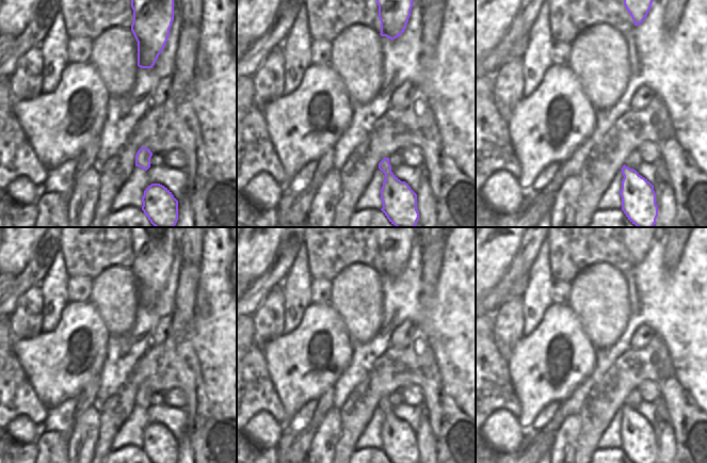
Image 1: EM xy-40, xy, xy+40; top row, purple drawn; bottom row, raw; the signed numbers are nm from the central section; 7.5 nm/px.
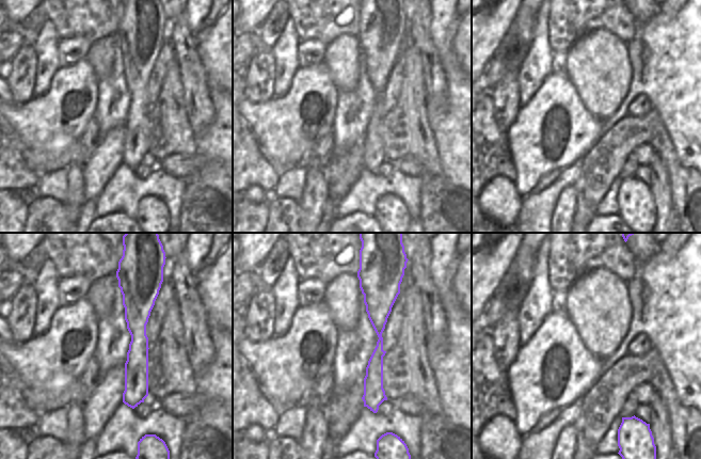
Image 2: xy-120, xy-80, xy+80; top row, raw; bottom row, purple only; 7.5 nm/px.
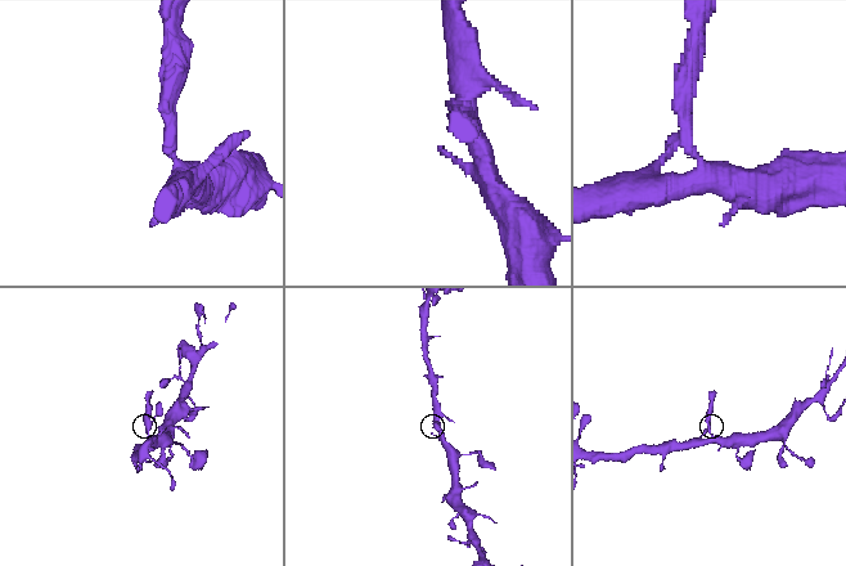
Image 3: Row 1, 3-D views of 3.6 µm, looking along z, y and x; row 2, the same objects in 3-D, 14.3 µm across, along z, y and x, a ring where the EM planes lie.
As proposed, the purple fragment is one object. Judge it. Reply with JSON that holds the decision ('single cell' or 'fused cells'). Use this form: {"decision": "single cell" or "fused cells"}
{"decision": "single cell"}

